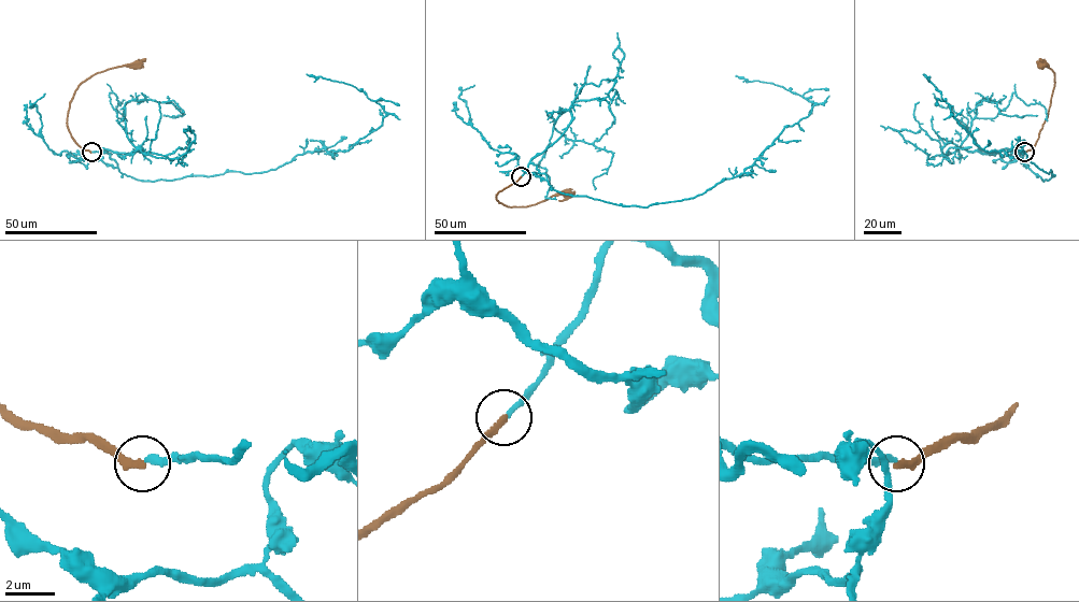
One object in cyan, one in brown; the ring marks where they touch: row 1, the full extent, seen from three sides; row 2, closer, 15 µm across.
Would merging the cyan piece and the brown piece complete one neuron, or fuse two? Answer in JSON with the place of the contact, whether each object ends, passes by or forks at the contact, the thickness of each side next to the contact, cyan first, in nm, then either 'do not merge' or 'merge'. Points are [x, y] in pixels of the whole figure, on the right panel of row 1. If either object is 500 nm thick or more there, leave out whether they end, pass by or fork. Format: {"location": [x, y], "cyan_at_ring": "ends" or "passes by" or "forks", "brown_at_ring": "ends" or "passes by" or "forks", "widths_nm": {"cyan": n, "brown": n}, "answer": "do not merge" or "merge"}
{"location": [1024, 152], "cyan_at_ring": "ends", "brown_at_ring": "ends", "widths_nm": {"cyan": 220, "brown": 280}, "answer": "do not merge"}

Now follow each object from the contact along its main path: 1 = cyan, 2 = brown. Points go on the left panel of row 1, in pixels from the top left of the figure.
1: (93, 152), (143, 181), (253, 173), (346, 151), (382, 125), (364, 92), (307, 74)
2: (91, 152), (83, 149), (67, 128), (75, 90), (97, 73), (138, 65)

